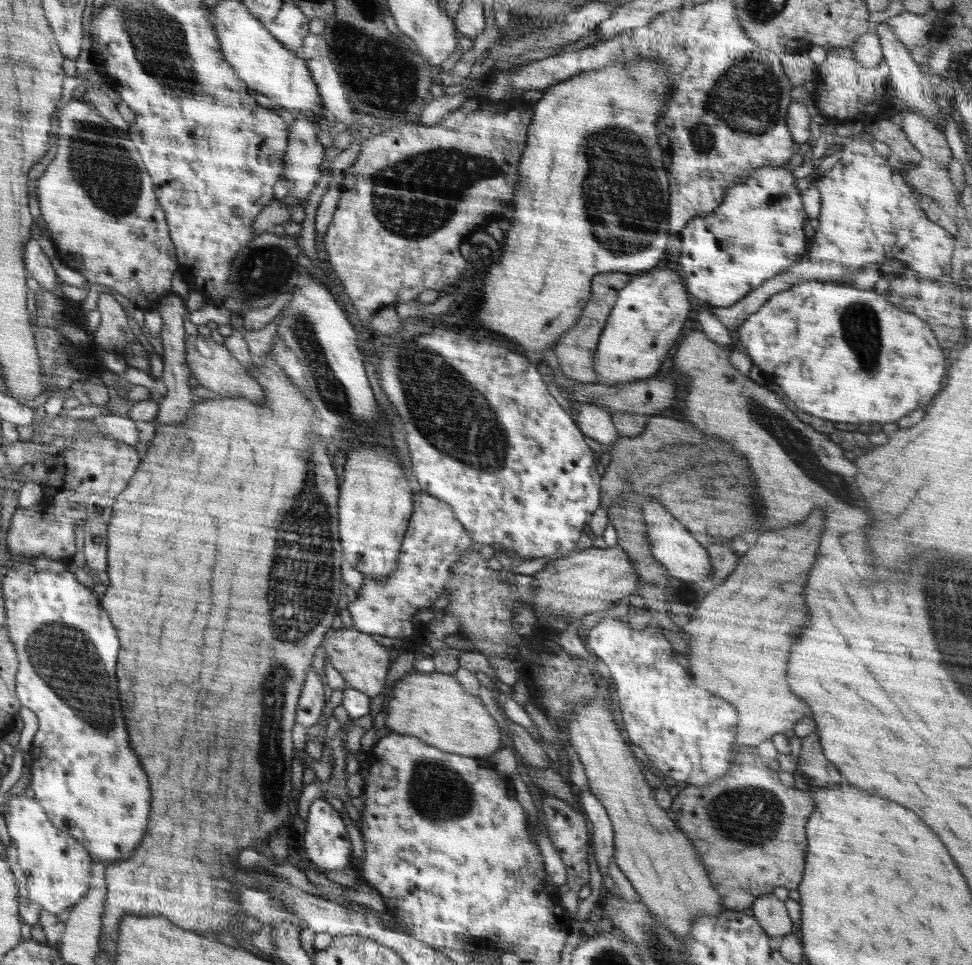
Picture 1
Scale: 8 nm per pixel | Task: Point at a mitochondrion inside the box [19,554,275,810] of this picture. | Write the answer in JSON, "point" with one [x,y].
{"point":[71,663]}

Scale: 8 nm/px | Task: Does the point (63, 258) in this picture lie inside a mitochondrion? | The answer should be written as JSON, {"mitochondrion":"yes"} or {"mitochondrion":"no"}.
{"mitochondrion":"no"}

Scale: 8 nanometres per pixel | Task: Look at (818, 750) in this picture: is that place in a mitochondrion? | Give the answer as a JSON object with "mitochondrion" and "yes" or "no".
{"mitochondrion":"no"}

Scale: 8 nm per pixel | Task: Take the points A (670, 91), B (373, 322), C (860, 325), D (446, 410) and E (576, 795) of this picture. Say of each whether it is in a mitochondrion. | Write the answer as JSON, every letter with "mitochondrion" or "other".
{"A":"other","B":"other","C":"mitochondrion","D":"mitochondrion","E":"other"}

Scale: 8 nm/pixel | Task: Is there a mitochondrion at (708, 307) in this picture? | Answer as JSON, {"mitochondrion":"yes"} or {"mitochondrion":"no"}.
{"mitochondrion":"no"}

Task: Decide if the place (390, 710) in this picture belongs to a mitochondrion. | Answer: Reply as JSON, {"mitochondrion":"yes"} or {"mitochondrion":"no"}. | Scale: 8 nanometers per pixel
{"mitochondrion":"no"}

